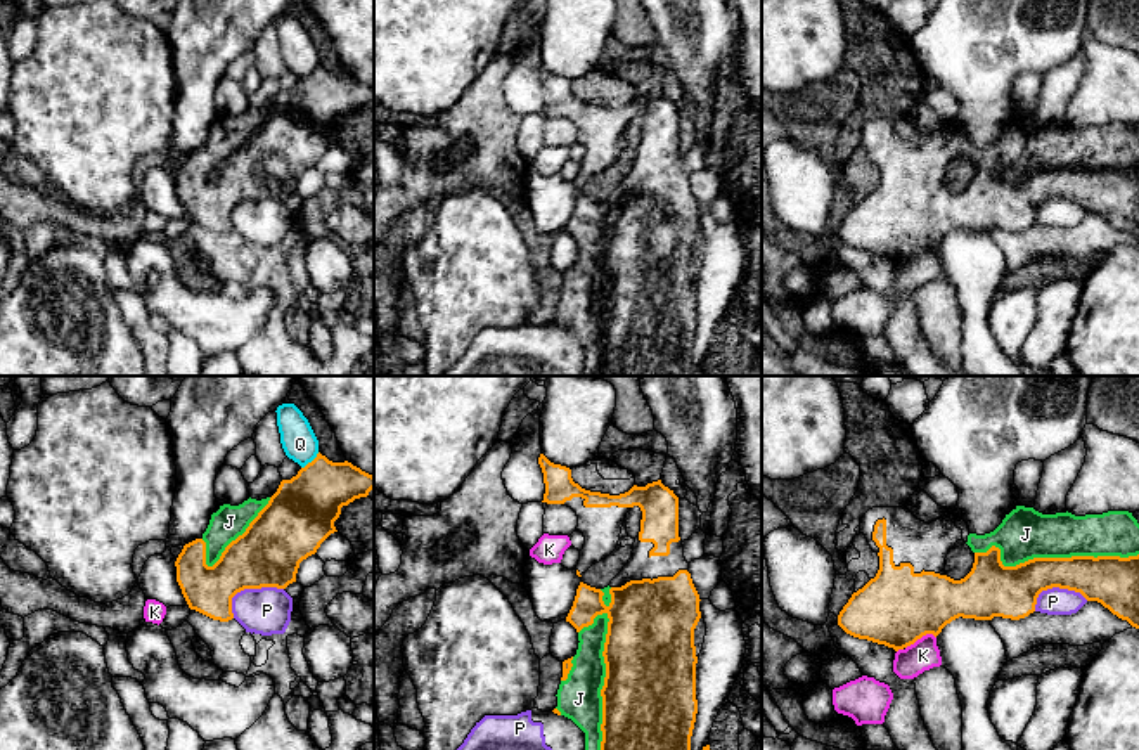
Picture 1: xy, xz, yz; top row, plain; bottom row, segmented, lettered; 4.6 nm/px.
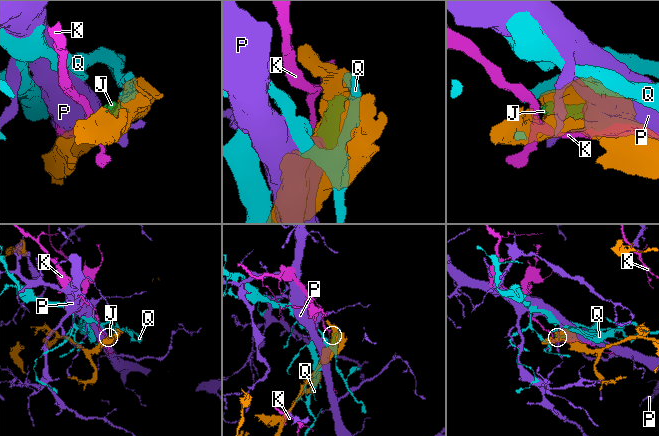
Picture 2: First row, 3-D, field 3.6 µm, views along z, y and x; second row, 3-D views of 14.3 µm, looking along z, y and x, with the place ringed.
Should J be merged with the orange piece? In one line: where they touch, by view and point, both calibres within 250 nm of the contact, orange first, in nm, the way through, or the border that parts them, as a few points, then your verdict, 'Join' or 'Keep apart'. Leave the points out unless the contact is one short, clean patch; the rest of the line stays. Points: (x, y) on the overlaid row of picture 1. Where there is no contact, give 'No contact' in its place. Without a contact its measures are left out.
Touches orange at yz (1051, 558). Thickness 240 nm (orange) against 240 nm. Join

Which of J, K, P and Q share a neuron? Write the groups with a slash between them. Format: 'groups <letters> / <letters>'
groups J / K / P / Q

